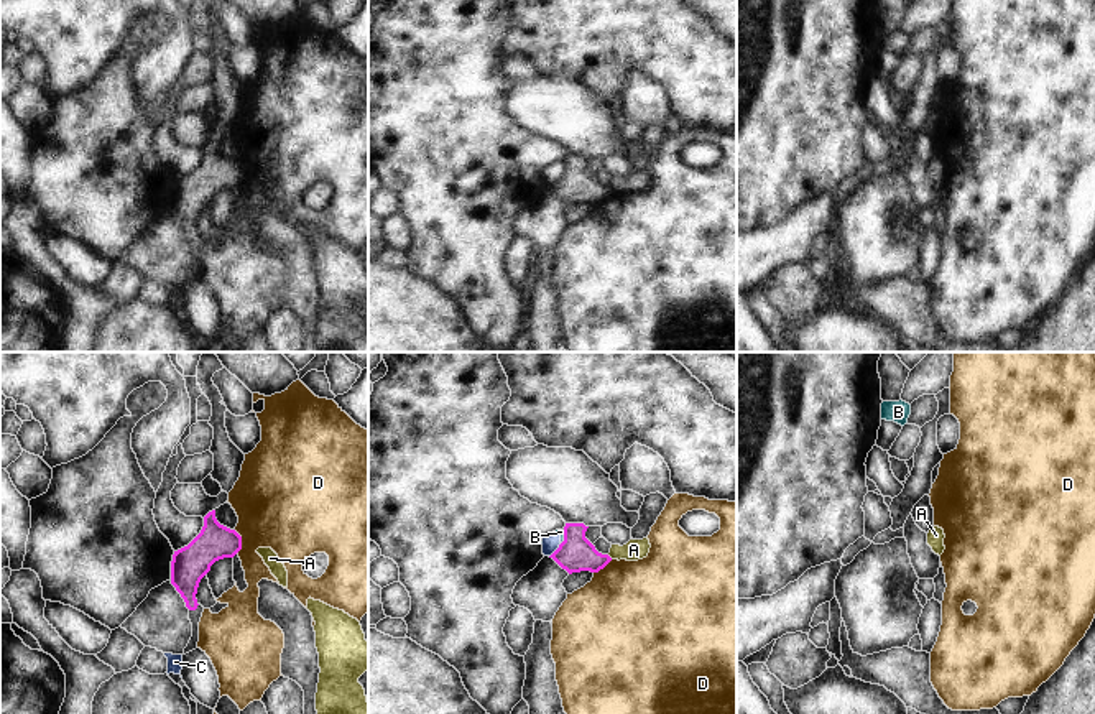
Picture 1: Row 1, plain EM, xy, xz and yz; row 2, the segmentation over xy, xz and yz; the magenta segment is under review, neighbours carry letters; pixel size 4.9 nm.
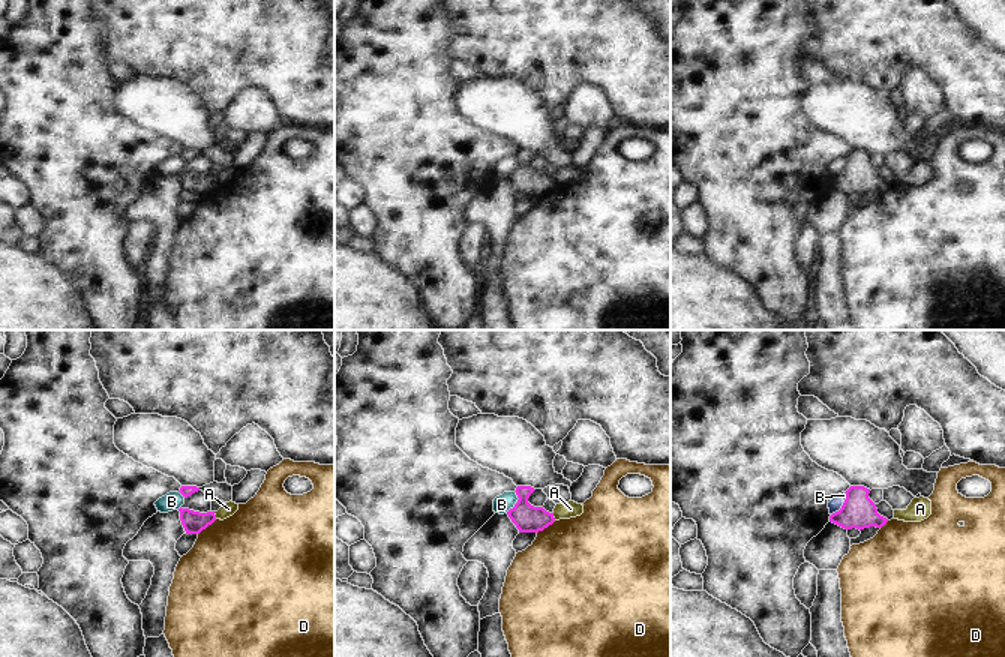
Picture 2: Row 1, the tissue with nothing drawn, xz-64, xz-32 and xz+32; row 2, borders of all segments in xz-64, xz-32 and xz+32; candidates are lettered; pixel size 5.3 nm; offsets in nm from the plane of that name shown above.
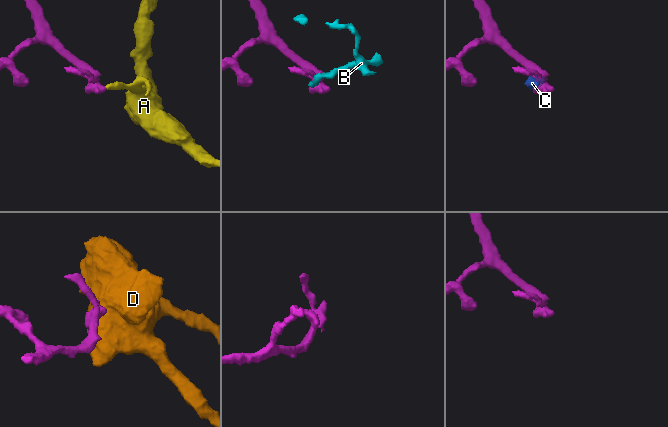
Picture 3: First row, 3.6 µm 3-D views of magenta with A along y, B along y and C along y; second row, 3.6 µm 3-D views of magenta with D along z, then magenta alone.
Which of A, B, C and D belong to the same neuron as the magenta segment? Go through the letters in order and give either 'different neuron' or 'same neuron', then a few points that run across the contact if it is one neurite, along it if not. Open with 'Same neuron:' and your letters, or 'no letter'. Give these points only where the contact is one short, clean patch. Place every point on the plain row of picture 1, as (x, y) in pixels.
Same neuron: no letter
A: different neuron; line xz (607, 186), (612, 190)
B: different neuron; line xz (564, 162), (561, 175)
C: different neuron
D: different neuron; line xy (234, 162), (240, 168), (240, 181), (237, 185)

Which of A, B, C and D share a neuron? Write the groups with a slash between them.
A / B C / D

